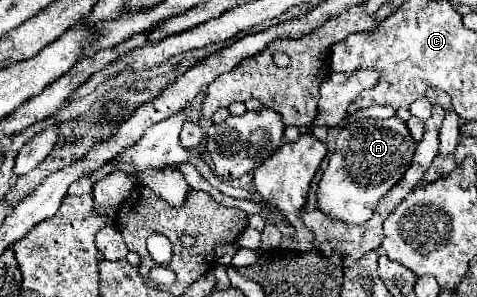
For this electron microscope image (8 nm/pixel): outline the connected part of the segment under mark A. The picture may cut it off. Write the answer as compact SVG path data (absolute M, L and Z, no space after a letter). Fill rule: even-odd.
M360 119L348 123L336 137L336 151L318 183L318 211L326 217L348 223L364 225L378 201L402 179L410 167L416 143L404 121L390 119Z

